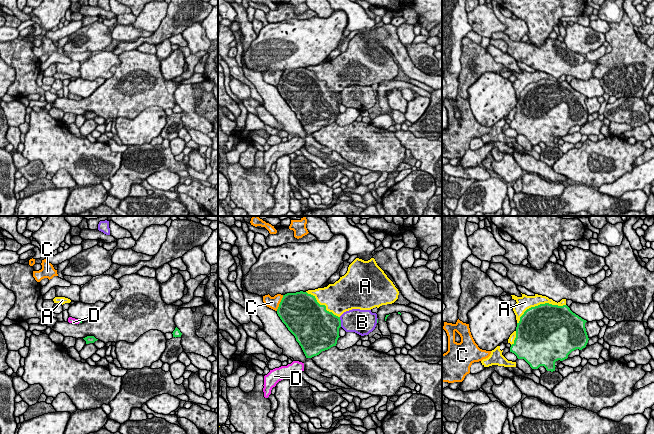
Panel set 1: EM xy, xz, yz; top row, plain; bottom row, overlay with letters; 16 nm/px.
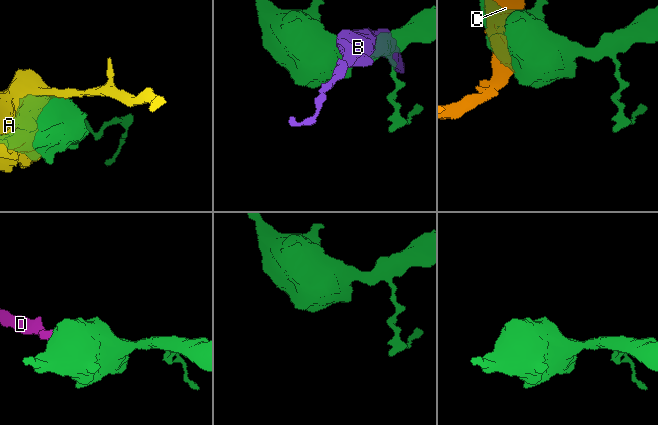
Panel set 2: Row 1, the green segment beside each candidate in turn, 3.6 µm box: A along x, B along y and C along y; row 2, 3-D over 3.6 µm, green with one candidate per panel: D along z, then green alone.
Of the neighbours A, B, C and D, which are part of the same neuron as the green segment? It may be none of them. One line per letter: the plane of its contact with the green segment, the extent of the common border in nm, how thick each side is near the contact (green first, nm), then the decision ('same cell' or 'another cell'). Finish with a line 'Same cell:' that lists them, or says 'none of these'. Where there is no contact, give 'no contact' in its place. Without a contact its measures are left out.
A: yz | 850 nm | 500/240 nm | another cell
B: xz | 160 nm | 460/380 nm | another cell
C: xz | 280 nm | 500/190 nm | another cell
D: xy | 70 nm | 30/100 nm | same cell
Same cell: D

